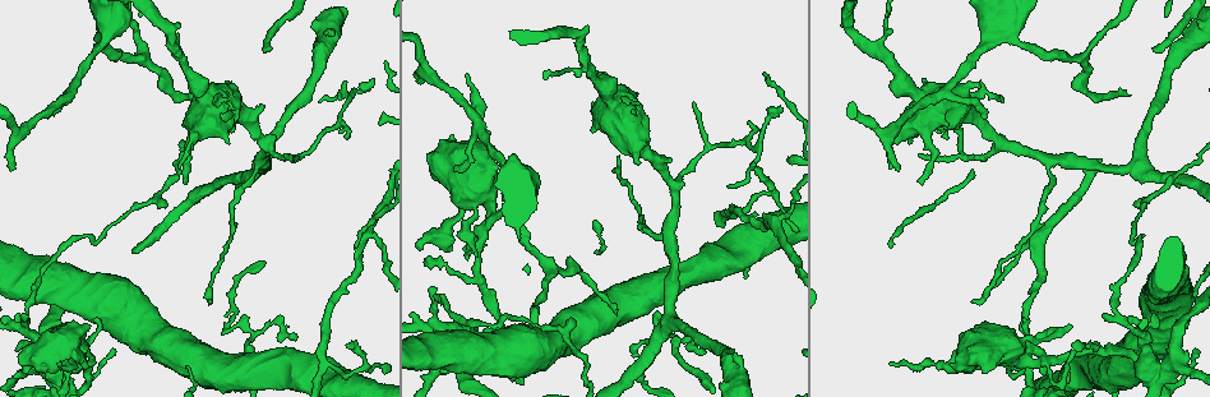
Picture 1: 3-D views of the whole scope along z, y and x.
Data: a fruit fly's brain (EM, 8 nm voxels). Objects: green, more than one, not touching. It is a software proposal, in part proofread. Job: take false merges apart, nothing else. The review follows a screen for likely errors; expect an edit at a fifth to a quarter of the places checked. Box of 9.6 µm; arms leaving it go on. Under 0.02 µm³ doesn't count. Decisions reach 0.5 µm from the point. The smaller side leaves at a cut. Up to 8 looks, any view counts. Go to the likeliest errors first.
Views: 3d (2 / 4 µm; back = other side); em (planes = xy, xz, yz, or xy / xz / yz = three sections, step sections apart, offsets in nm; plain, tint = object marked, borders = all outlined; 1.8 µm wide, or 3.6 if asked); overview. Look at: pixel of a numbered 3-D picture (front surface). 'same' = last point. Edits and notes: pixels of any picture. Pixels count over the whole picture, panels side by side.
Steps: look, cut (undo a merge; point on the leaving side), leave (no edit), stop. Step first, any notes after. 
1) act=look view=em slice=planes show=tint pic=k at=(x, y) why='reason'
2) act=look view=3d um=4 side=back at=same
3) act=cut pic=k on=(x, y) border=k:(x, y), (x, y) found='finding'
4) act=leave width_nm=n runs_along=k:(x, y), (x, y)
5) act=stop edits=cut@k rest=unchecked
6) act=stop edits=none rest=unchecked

act=look view=3d um=2 pic=1 at=(328, 365) why='sharp bend'

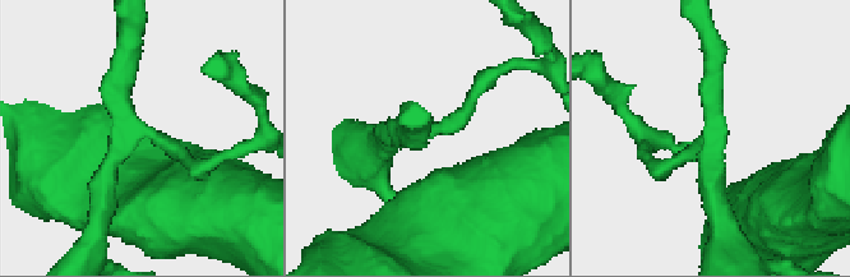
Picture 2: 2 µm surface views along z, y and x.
act=look view=em slice=planes show=tint pic=2 at=(711, 137)

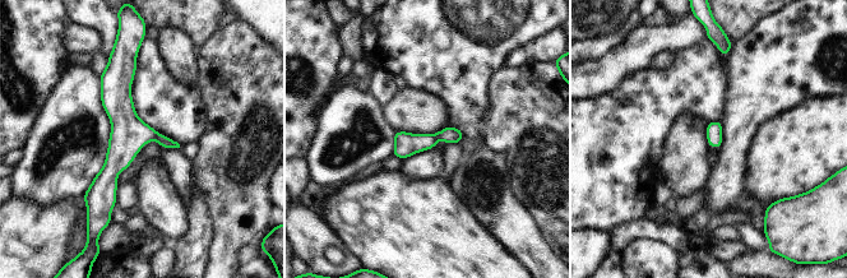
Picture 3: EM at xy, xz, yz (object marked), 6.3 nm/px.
act=leave runs_along=3:(128, 65), (107, 208) found='one neuron here'

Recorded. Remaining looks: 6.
act=look view=em um=3.6 slice=xy step=8 show=tint pic=1 at=(1151, 374) why='thick turns thin'

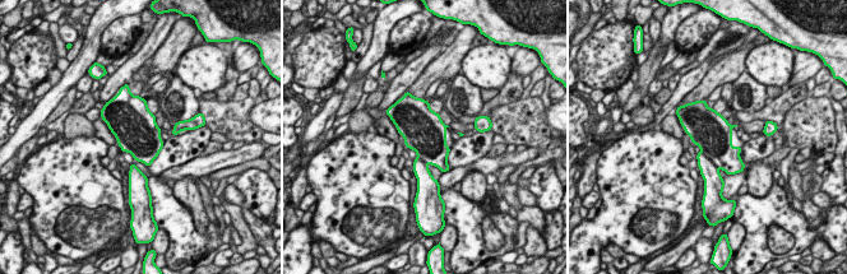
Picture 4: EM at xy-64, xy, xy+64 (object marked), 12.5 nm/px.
act=look view=em um=3.6 slice=planes show=tint at=same

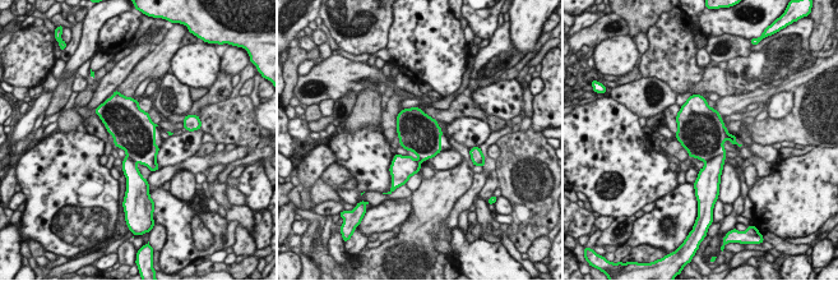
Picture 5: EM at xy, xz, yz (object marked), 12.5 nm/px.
act=cut pic=5 on=(711, 174) found='two neurons meet here'

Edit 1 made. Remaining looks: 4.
act=look view=overview

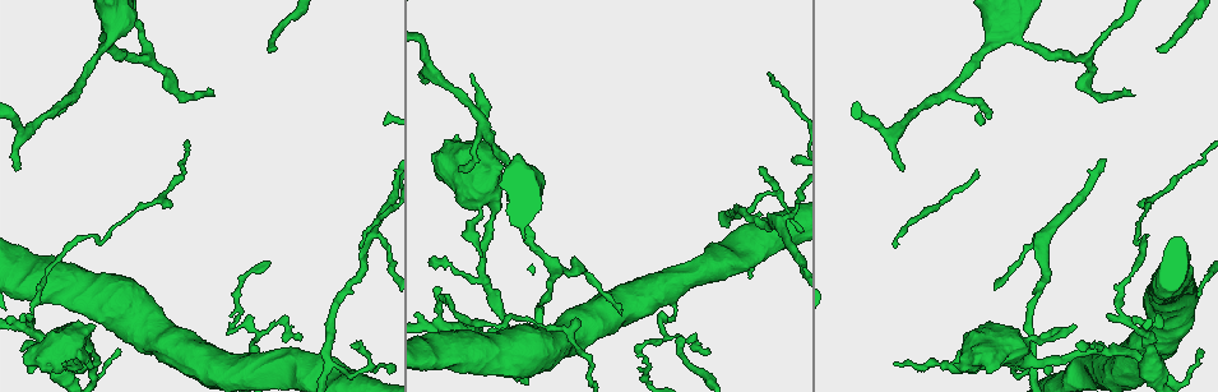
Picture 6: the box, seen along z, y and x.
act=look view=3d um=4 pic=6 at=(59, 346) why='sudden change in width'

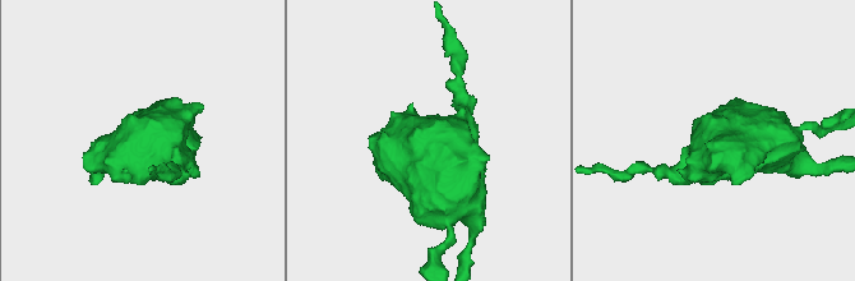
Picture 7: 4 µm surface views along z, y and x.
act=look view=em slice=planes show=tint pic=7 at=(433, 151) why='shape alone is not enough'

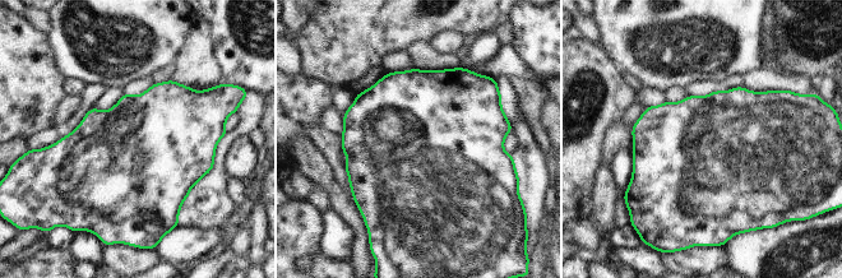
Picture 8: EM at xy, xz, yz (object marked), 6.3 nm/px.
act=leave found='one neuron here'

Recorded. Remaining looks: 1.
act=stop edits=cut@5 rest=unchecked

